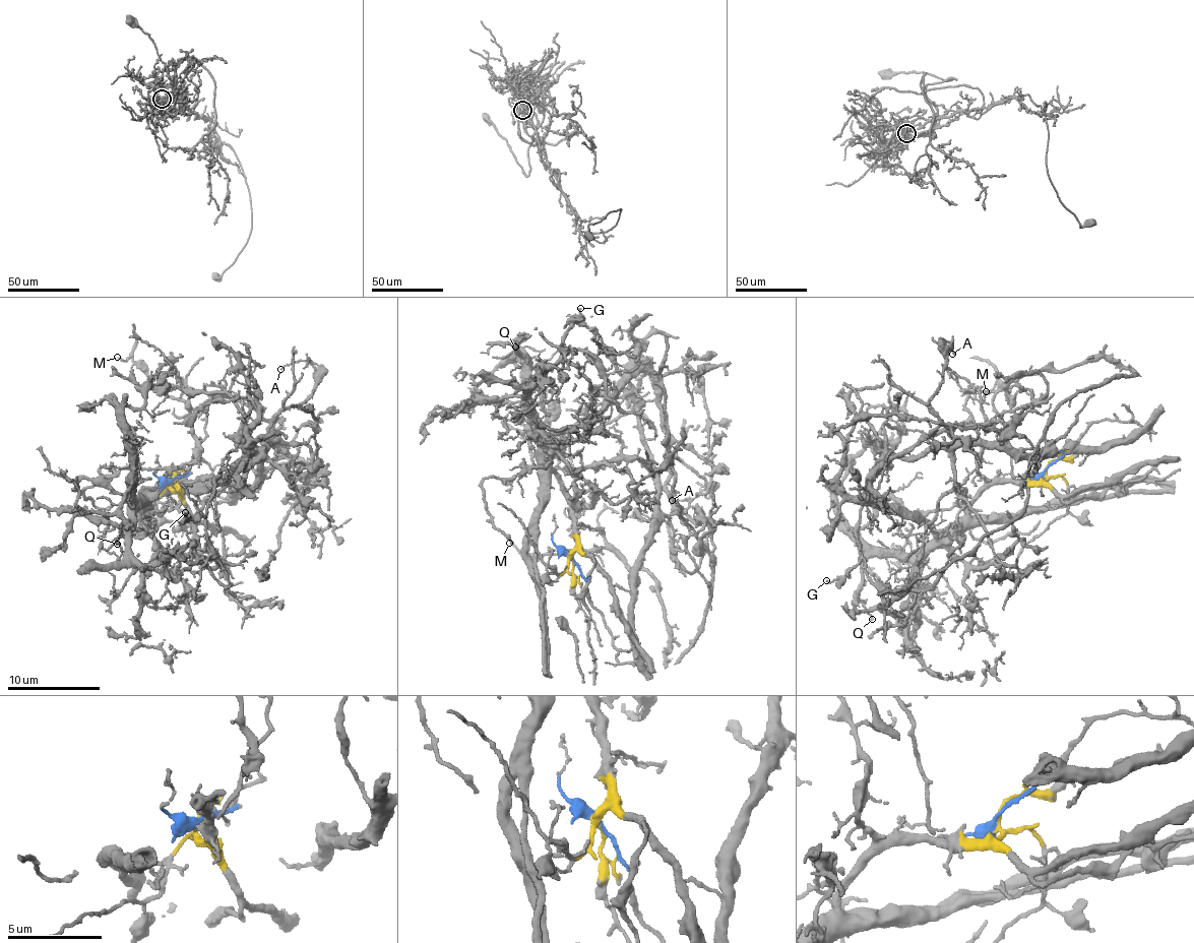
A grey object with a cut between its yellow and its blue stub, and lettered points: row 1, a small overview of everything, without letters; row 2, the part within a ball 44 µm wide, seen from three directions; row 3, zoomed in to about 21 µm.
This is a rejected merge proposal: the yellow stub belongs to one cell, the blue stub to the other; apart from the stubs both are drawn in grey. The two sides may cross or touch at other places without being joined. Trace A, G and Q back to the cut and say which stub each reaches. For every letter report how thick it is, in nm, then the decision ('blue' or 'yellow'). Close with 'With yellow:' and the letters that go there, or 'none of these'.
A: 130 nm | blue
G: 140 nm | blue
Q: 140 nm | yellow
With yellow: Q

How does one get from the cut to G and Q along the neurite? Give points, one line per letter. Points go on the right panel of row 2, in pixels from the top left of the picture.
G: (1044, 470), (1101, 421), (1150, 430), (1104, 446), (892, 454), (861, 510), (861, 561), (827, 579)
Q: (1046, 470), (1037, 482), (991, 483), (915, 553), (873, 552), (857, 590), (873, 620)

